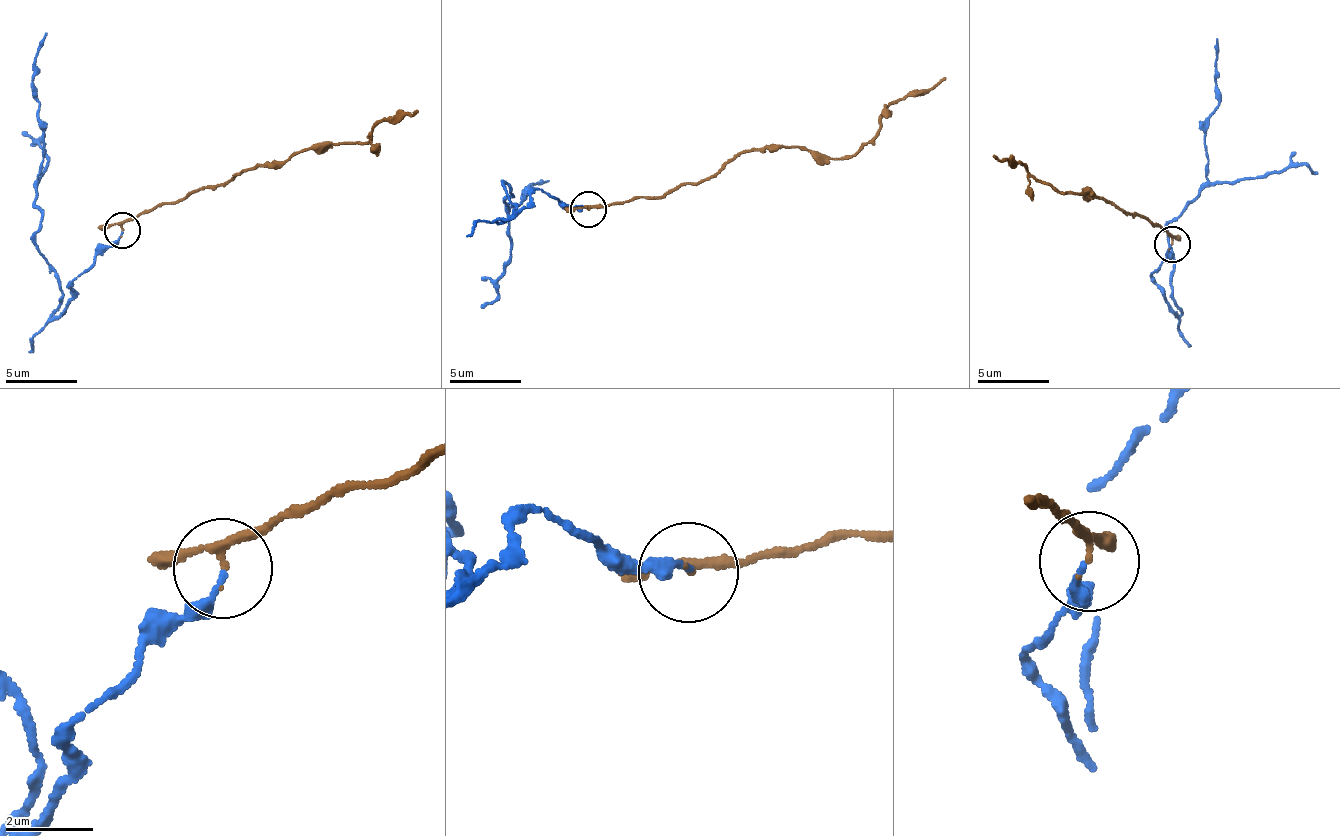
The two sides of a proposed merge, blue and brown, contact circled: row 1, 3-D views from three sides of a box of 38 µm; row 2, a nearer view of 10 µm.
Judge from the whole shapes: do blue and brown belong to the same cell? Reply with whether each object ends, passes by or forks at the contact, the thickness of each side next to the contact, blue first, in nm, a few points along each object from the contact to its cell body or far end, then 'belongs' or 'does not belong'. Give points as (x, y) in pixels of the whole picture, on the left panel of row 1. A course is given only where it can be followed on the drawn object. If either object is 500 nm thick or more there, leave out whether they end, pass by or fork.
blue ends | brown passes by | 140/150 nm | blue via (121, 229), (64, 304), (61, 282), (35, 234), (43, 120), (35, 54), (46, 33) | brown via (121, 229), (165, 203), (254, 167), (275, 168), (300, 152), (368, 139), (388, 118), (417, 110) | belongs

